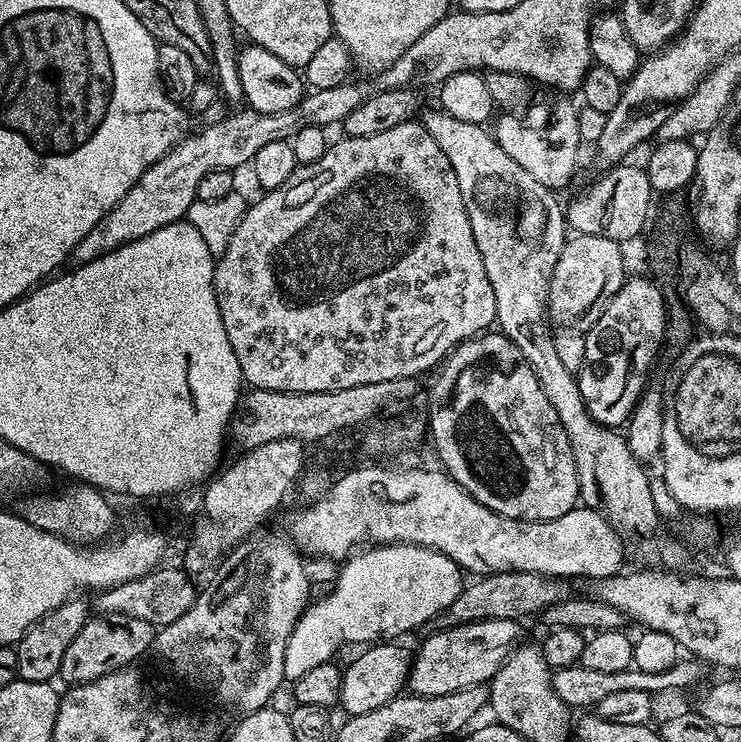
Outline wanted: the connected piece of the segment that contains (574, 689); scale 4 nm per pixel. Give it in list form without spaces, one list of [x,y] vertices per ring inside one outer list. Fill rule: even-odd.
[[[680,658],[676,664],[661,673],[644,673],[635,666],[626,670],[617,670],[612,674],[603,670],[589,670],[586,666],[571,664],[565,668],[558,668],[552,674],[552,688],[562,698],[562,702],[569,709],[592,710],[602,698],[621,690],[646,690],[653,694],[672,692],[675,688],[688,688],[699,682],[704,676],[705,661],[697,658]],[[688,659],[688,660],[685,660]]]

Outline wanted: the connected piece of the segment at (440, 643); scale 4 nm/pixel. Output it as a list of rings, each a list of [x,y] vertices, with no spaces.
[[[479,620],[424,636],[408,669],[407,691],[413,696],[437,696],[488,684],[512,649],[521,643],[520,627],[514,620]]]

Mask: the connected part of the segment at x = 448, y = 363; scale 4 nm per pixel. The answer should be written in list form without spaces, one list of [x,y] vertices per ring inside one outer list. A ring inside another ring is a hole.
[[[489,330],[481,335],[473,336],[471,340],[463,340],[448,353],[439,372],[440,376],[431,377],[431,379],[433,378],[432,385],[428,388],[428,412],[432,417],[427,417],[426,428],[430,433],[430,440],[432,436],[433,446],[436,447],[436,456],[440,459],[439,467],[451,476],[455,484],[465,488],[482,506],[511,520],[553,520],[562,518],[562,514],[577,507],[580,500],[580,483],[570,438],[566,434],[558,414],[554,411],[554,406],[550,406],[550,398],[546,398],[546,393],[543,392],[530,362],[526,362],[526,358],[522,358],[522,350],[518,350],[518,346],[514,346],[514,342],[510,342],[510,338],[506,338],[499,330]]]

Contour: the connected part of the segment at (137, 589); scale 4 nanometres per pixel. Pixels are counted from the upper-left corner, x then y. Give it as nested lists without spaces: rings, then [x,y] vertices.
[[[161,566],[153,572],[146,573],[142,578],[134,578],[125,584],[97,591],[95,611],[101,616],[142,618],[144,622],[150,622],[157,629],[162,629],[167,624],[178,622],[178,618],[182,618],[182,614],[190,610],[198,591],[197,585],[194,586],[192,583],[193,577],[185,572],[183,567]]]

